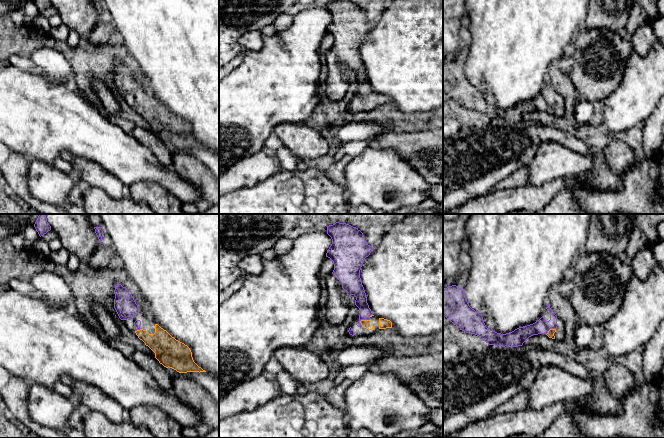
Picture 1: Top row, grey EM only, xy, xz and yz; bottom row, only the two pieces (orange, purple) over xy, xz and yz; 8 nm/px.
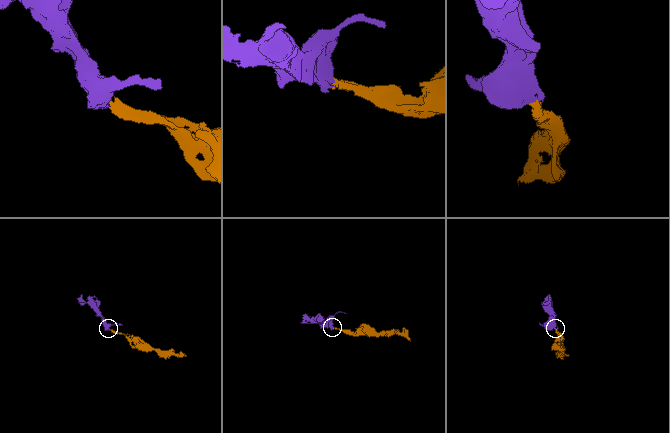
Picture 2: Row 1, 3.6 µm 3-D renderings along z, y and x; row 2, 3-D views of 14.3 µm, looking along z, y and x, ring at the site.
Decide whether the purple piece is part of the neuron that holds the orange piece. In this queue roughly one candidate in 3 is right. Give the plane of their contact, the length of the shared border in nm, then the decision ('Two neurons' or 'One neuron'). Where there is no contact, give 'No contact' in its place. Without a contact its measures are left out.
Touches orange in xz. Shared border 80 nm. One neuron

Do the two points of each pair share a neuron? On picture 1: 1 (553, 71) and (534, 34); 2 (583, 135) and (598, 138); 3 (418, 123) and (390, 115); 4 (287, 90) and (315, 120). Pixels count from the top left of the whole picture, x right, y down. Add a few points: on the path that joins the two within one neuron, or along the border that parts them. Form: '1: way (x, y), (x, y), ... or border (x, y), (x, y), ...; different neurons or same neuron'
1: border (555, 63), (549, 66), (547, 79); different neurons
2: way (587, 135), (594, 136); same neuron
3: way (411, 122), (401, 122), (397, 119); same neuron
4: border (322, 94), (314, 111), (305, 120), (297, 123); different neurons

